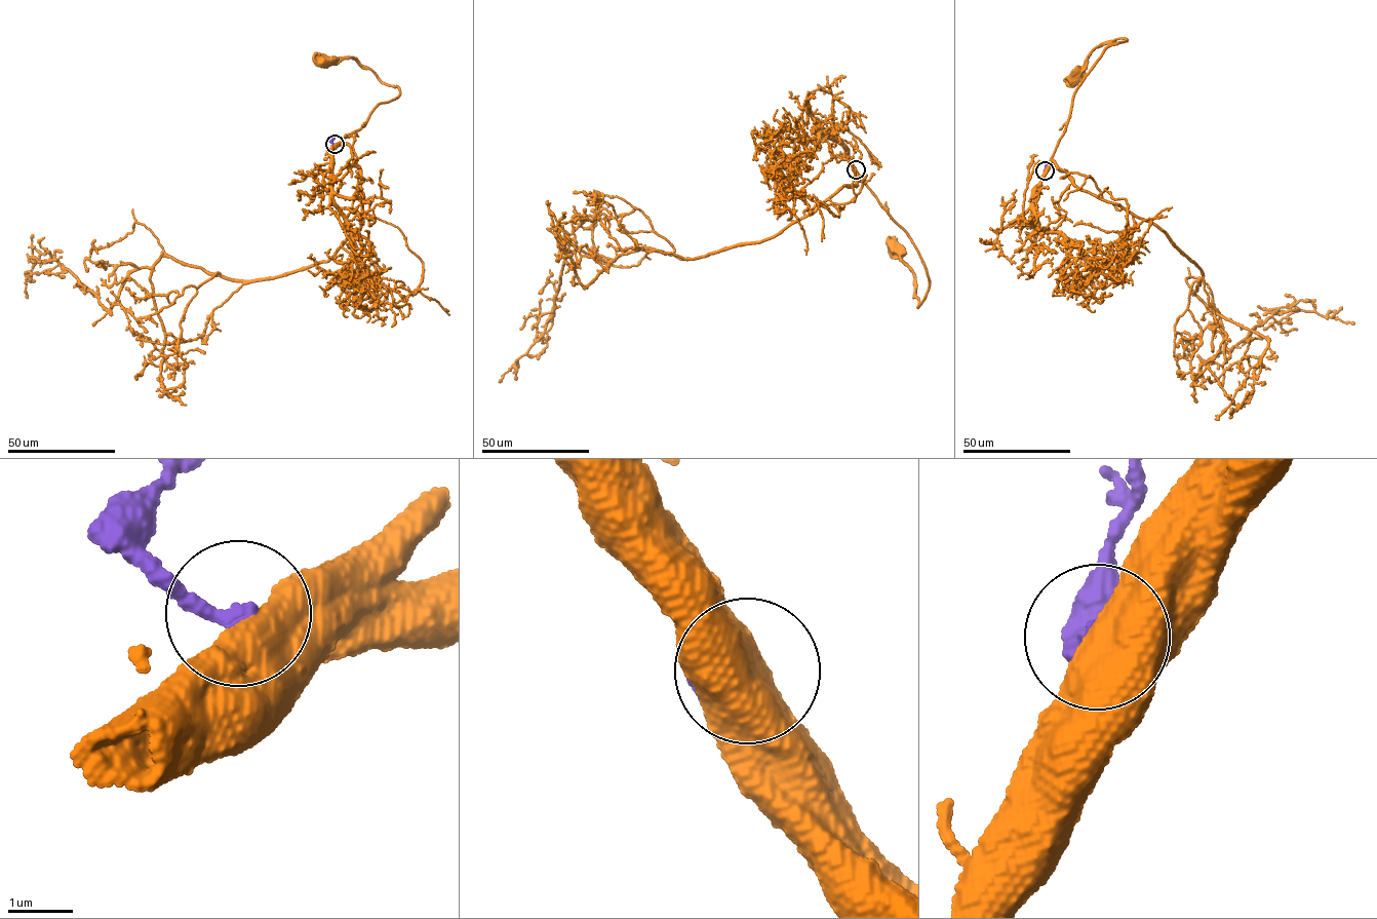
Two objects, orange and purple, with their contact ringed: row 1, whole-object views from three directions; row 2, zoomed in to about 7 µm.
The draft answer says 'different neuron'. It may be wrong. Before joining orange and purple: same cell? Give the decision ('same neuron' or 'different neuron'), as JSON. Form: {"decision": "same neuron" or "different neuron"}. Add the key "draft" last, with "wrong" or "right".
{"decision": "different neuron", "draft": "right"}

